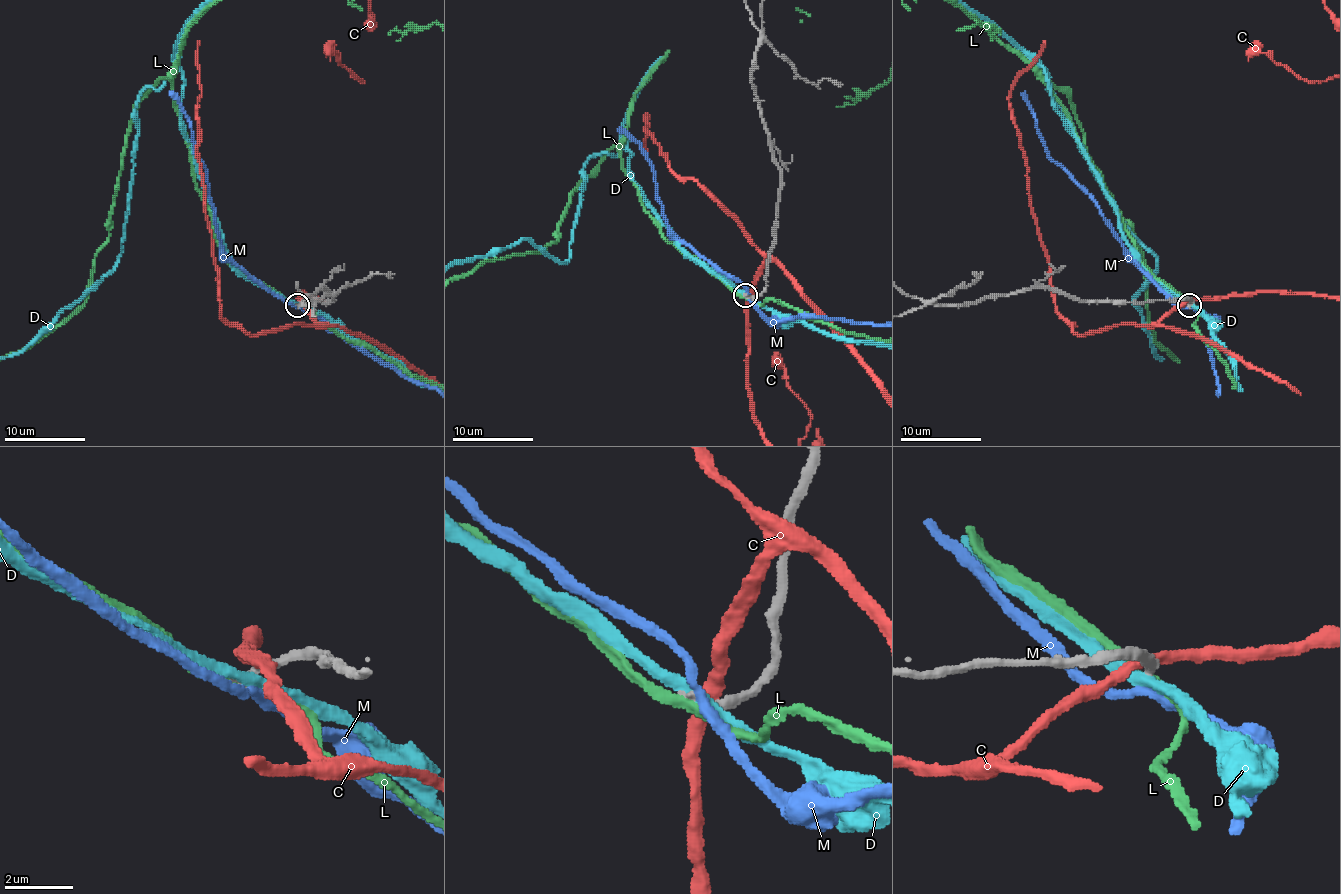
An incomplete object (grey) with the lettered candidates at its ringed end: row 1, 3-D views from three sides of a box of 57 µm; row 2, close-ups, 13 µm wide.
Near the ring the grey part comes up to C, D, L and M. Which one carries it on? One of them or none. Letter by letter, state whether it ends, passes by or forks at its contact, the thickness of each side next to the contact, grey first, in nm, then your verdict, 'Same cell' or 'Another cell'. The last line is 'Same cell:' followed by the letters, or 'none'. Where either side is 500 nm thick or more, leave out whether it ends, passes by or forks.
C: It passes by. Thickness 360 nm (grey) against 360 nm. Another cell
D: It passes by. Thickness 280 nm (grey) against 360 nm. Another cell
L: It passes by. Thickness 280 nm (grey) against 280 nm. Another cell
M: It passes by. Thickness 260 nm (grey) against 260 nm. Another cell
Same cell: none

